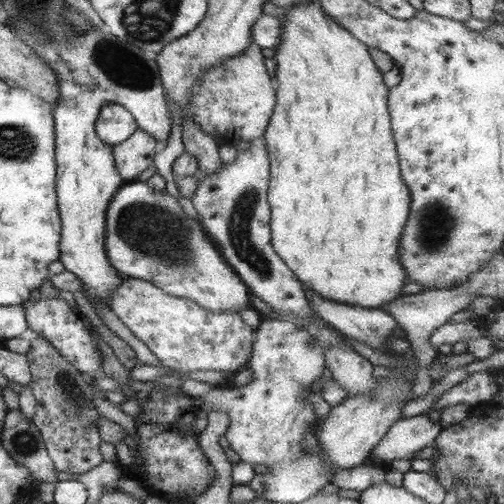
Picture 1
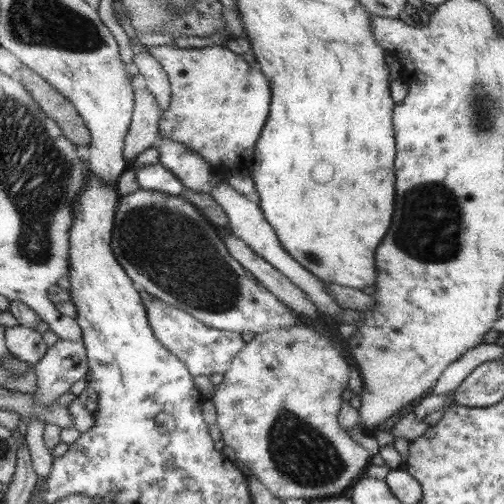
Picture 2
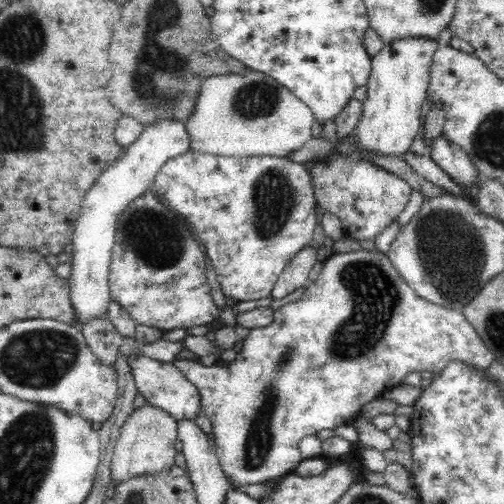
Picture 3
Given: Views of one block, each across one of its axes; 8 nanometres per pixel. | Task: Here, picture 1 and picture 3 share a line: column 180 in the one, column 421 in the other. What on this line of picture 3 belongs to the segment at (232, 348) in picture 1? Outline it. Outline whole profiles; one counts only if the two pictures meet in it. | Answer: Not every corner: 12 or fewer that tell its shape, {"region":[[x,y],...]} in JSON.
{"region":[[332,254],[238,360],[172,364],[238,488],[406,374],[496,358],[386,254]]}

